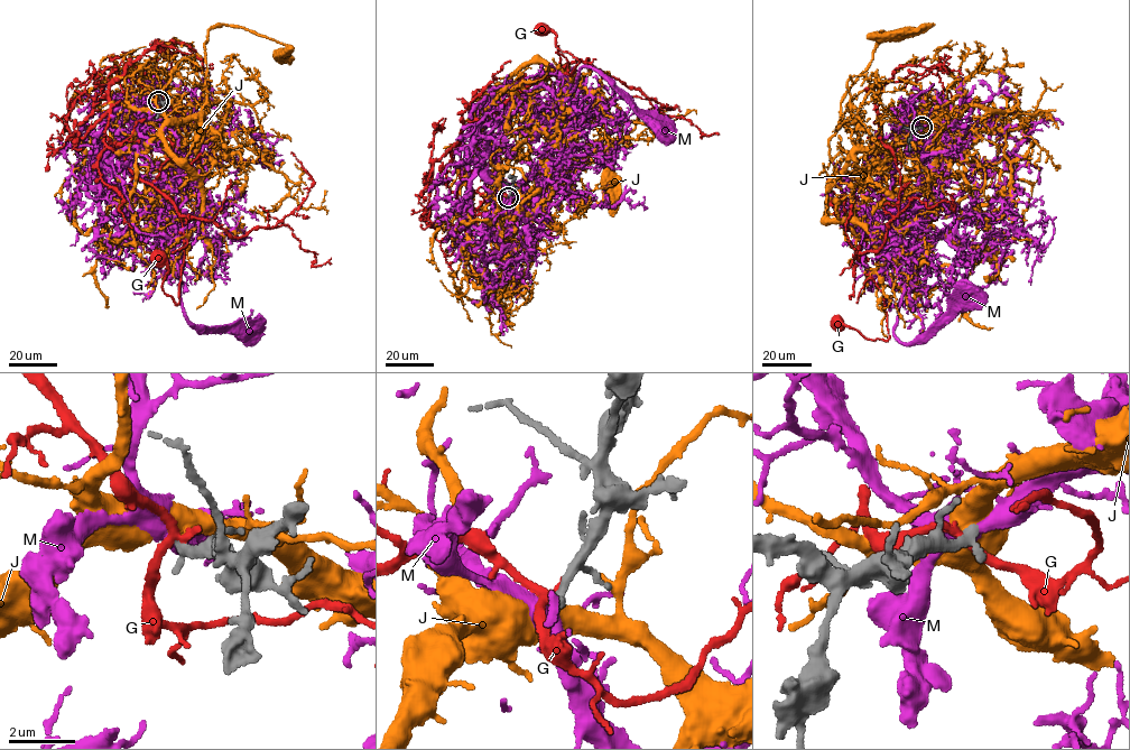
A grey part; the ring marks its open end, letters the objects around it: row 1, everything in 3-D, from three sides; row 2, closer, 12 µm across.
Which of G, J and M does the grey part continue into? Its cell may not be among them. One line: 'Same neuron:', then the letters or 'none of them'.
Same neuron: M

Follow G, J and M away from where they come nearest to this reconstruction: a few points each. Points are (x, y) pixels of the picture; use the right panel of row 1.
G: (922, 127), (902, 126), (874, 154), (871, 235), (858, 249), (883, 294), (889, 336), (874, 341), (835, 321)
J: (922, 127), (935, 119), (900, 145), (855, 146), (841, 116), (843, 95), (885, 33), (874, 34), (897, 36)
M: (923, 127), (933, 117), (943, 153), (918, 182), (913, 200), (914, 267), (895, 336), (914, 341), (972, 301)

